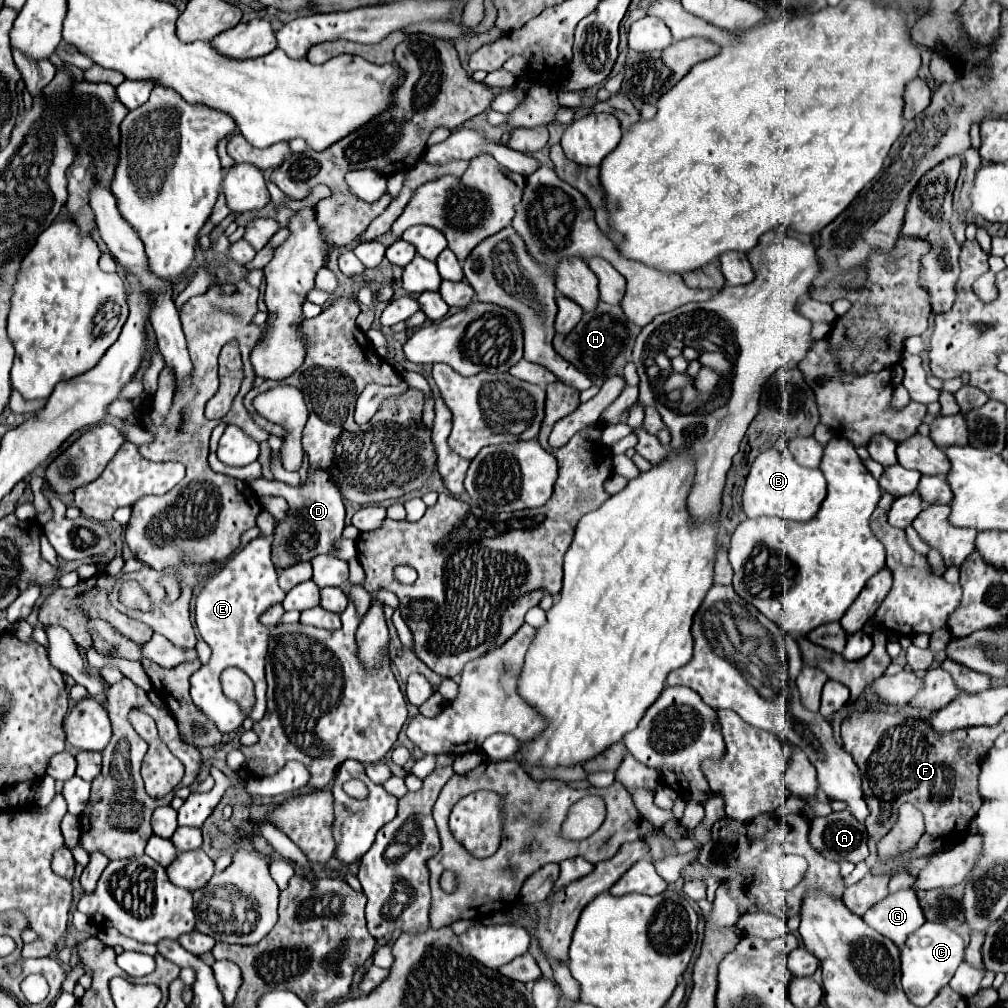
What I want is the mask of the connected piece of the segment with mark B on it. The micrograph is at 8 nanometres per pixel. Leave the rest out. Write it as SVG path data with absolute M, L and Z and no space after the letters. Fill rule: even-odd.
M773 445L769 449L765 449L751 465L751 471L749 471L747 481L745 481L745 491L743 491L743 511L747 513L747 517L777 515L777 517L787 519L787 521L809 521L819 511L819 507L825 499L825 491L827 491L827 481L819 469L809 469L809 467L795 463L793 455L787 449L779 451Z

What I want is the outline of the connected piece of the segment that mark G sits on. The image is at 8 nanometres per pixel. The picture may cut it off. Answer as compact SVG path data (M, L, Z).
M901 889L875 903L863 915L863 921L881 935L889 937L897 947L903 947L907 937L925 923L925 917L915 891Z

